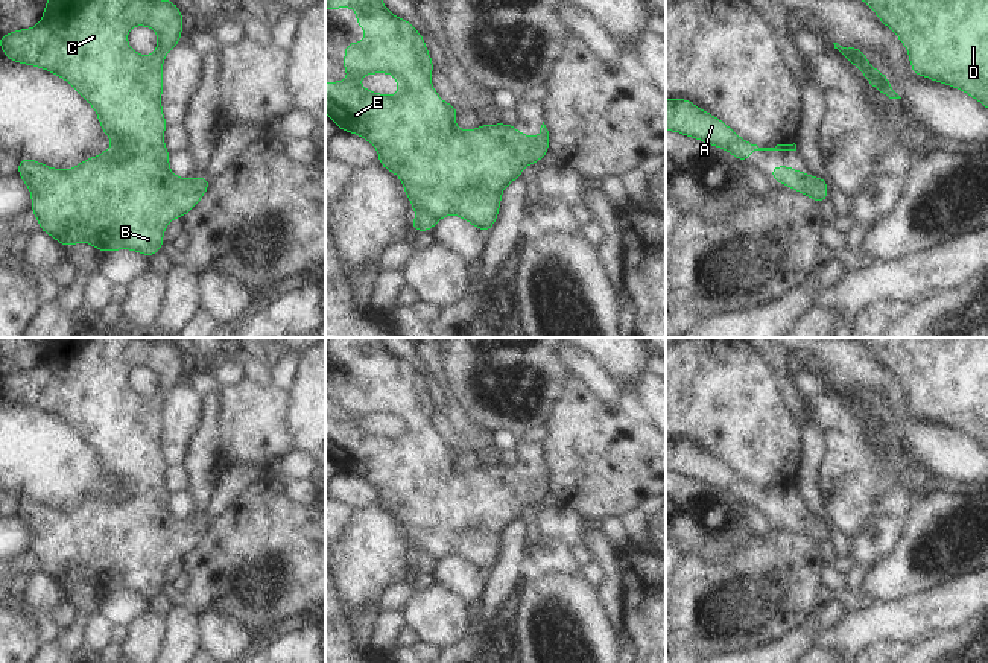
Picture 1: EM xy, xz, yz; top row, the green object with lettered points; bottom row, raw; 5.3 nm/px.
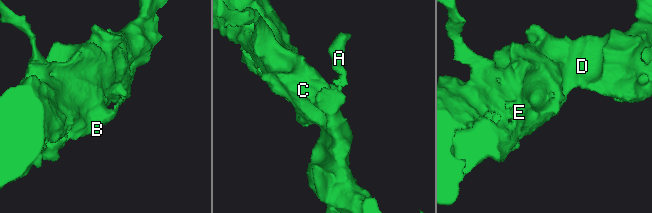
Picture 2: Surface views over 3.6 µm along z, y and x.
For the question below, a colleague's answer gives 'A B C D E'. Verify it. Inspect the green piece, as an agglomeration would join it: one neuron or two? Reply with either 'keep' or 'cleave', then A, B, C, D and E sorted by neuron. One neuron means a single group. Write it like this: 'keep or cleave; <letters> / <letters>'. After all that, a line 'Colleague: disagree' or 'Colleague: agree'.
keep; A B C D E
Colleague: agree

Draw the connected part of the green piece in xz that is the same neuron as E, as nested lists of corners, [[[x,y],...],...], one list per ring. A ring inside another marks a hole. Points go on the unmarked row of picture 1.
[[[325,338],[325,348],[342,347],[359,351],[356,363],[363,368],[368,380],[345,385],[342,408],[350,418],[325,423],[325,453],[340,471],[357,474],[374,485],[378,490],[378,503],[400,517],[412,550],[420,554],[410,567],[415,573],[432,572],[448,555],[458,555],[482,572],[489,572],[497,560],[503,528],[521,517],[527,505],[538,503],[549,493],[544,462],[538,479],[505,464],[459,471],[454,467],[458,447],[442,443],[433,430],[433,401],[415,368],[392,356],[380,338]],[[369,414],[392,414],[400,433],[386,436],[365,430],[356,420]]]

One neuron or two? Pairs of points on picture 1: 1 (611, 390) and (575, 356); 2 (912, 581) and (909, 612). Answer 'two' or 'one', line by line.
1: one
2: two

